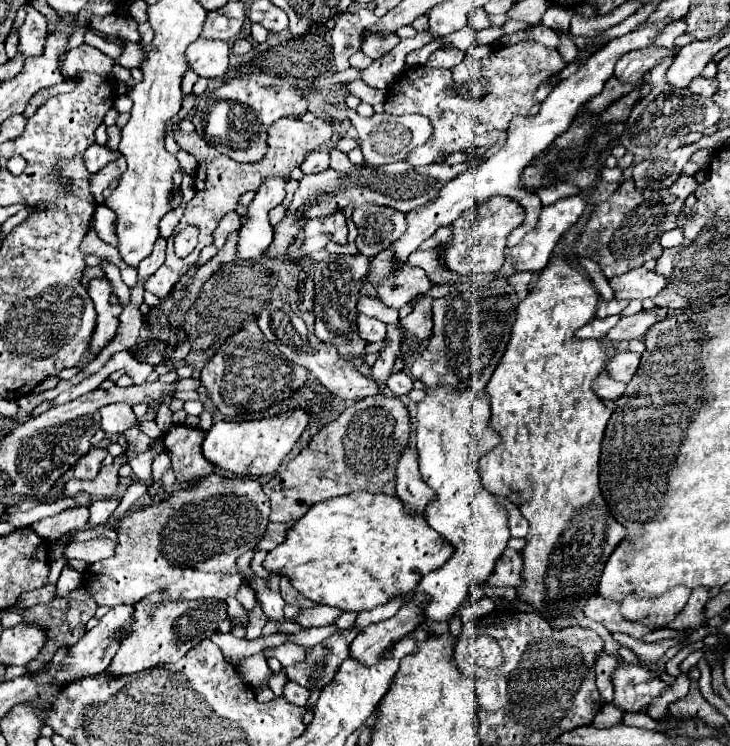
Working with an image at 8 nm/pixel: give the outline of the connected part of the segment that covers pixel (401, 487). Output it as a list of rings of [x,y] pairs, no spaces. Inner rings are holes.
[[[407,446],[397,464],[397,496],[409,510],[417,508],[417,512],[423,512],[427,502],[435,498],[435,492],[419,474],[419,458],[415,446]]]

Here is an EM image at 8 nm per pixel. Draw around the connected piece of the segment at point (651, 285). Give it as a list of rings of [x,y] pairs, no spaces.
[[[635,268],[625,272],[623,276],[615,276],[609,280],[609,286],[615,290],[615,298],[655,298],[661,288],[665,288],[667,278],[647,268]]]

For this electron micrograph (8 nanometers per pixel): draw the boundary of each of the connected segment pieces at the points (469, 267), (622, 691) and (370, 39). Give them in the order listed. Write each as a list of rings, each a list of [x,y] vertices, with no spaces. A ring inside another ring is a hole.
[[[493,196],[485,204],[471,206],[453,224],[453,240],[445,246],[441,258],[459,274],[483,274],[499,272],[505,262],[507,236],[525,220],[525,210],[507,196]]]
[[[621,662],[611,674],[615,686],[613,702],[625,712],[639,712],[647,708],[647,704],[667,688],[655,674],[651,674],[645,666]]]
[[[391,34],[391,36],[363,36],[361,52],[375,60],[375,58],[381,58],[383,54],[387,54],[393,46],[397,46],[399,40],[401,38],[397,34]]]

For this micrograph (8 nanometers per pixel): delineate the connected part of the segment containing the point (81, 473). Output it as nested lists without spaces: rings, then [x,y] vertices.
[[[93,448],[89,450],[87,456],[83,456],[75,466],[75,478],[77,480],[93,480],[97,478],[99,474],[99,468],[101,468],[101,460],[107,456],[109,452],[105,448]]]

